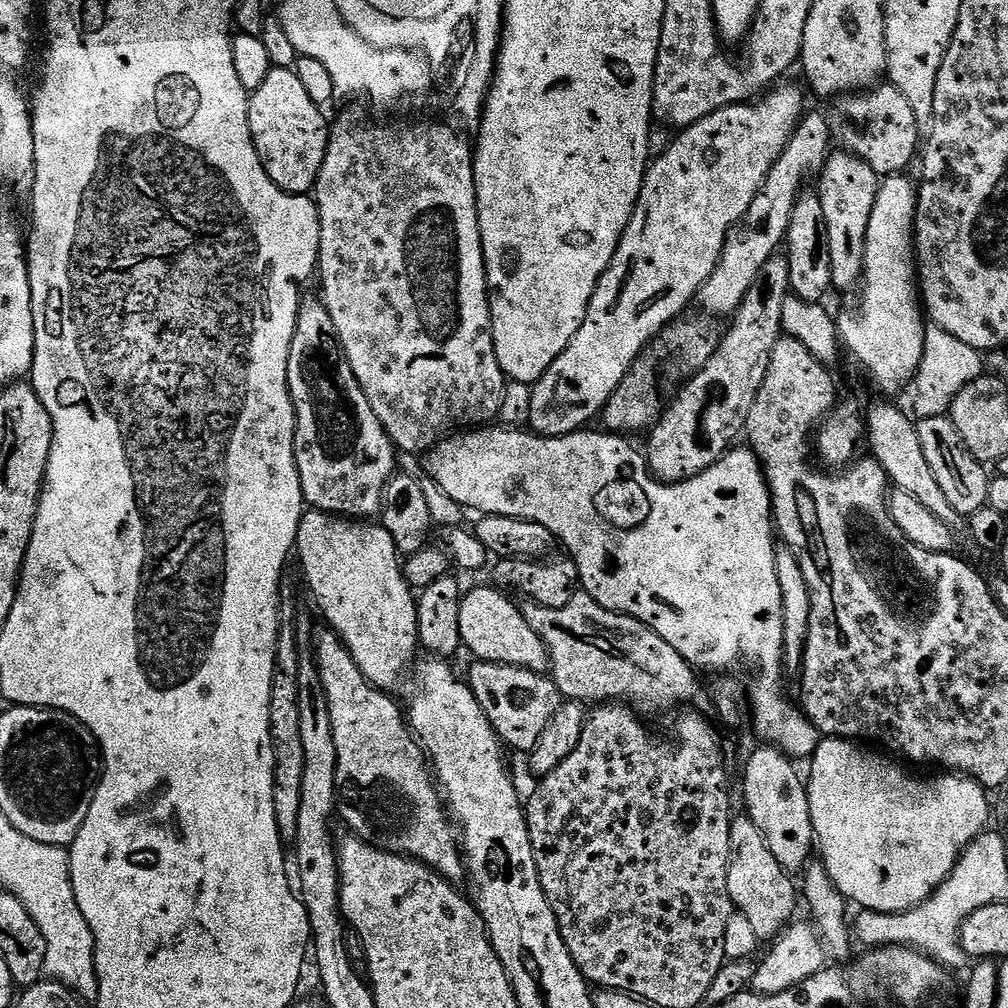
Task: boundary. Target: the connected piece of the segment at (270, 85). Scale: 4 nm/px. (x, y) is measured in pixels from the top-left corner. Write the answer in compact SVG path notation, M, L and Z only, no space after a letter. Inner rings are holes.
M273 67L266 74L266 82L258 86L248 97L248 121L254 146L258 150L258 158L266 170L266 174L283 192L291 196L309 195L316 187L316 179L322 170L322 162L326 158L328 137L330 135L330 120L324 117L325 109L310 98L303 88L298 74L292 68Z

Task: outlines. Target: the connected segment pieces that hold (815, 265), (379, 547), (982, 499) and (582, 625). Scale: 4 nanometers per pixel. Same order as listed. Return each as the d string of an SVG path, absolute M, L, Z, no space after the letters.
M808 195L799 196L794 210L790 214L786 259L790 270L788 287L791 295L805 300L808 304L815 304L823 301L825 299L823 296L827 292L833 291L832 271L830 270L830 238L826 234L826 214L822 211L819 195Z
M305 511L296 535L295 555L300 555L304 567L304 580L324 615L329 629L337 632L340 641L350 650L350 656L376 688L392 690L404 676L404 671L413 667L418 653L418 614L414 589L404 579L402 557L396 551L394 538L376 522L357 522L326 512Z
M947 415L926 418L917 423L916 429L918 438L922 438L922 454L926 462L930 462L930 470L934 470L934 478L938 478L938 486L942 486L942 494L946 494L950 506L965 517L985 507L988 502L989 469L970 454L952 419Z
M577 591L576 596L570 598L570 602L566 602L566 606L561 608L547 608L531 602L525 605L522 611L526 622L530 622L534 634L538 634L548 647L550 675L565 701L583 702L588 706L597 702L623 702L633 709L641 710L640 708L672 708L675 704L688 706L691 705L688 703L699 694L697 673L691 664L684 661L682 654L678 654L674 646L670 646L670 642L654 634L654 630L650 630L642 622L629 616L622 616L619 612L611 612L609 608L603 608L587 592Z

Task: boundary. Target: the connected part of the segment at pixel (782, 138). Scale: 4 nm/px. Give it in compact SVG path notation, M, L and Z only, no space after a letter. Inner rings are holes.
M784 82L779 86L773 87L759 102L731 104L722 110L718 110L714 114L710 114L706 118L702 118L698 122L694 122L689 128L683 129L683 131L677 135L680 137L678 137L657 160L655 157L655 159L651 161L648 171L644 173L644 185L640 191L640 197L636 203L634 214L622 234L620 244L616 248L616 253L610 262L610 266L604 271L602 278L598 282L598 286L594 290L594 298L590 298L590 306L586 310L586 318L582 322L578 334L574 334L570 346L566 346L566 350L562 350L562 354L558 354L558 358L549 366L546 374L542 374L542 378L531 385L530 391L532 397L530 398L530 416L527 427L535 432L537 436L565 436L571 432L579 432L585 426L591 425L588 423L590 423L595 416L597 419L598 414L603 413L605 406L608 405L608 399L616 393L618 386L628 377L634 365L641 359L642 353L640 353L640 351L642 351L643 348L647 349L652 341L657 339L669 324L673 323L677 318L683 317L685 315L684 307L686 307L691 300L693 303L693 301L699 297L700 288L710 278L710 274L714 274L714 270L718 266L720 255L724 249L724 242L728 239L729 230L743 220L746 210L750 210L750 202L754 202L754 198L758 194L762 182L770 174L774 162L778 162L782 150L786 150L790 138L796 132L796 125L800 123L802 117L805 115L806 109L804 109L803 94L800 93L794 85L788 83L789 82Z

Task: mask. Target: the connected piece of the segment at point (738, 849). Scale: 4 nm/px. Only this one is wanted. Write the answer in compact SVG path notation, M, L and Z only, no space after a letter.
M740 814L733 819L730 826L730 858L728 859L728 889L735 911L742 913L750 922L754 934L761 942L771 942L793 923L798 904L798 888L792 885L793 877L770 854L762 830L754 826L747 815Z

